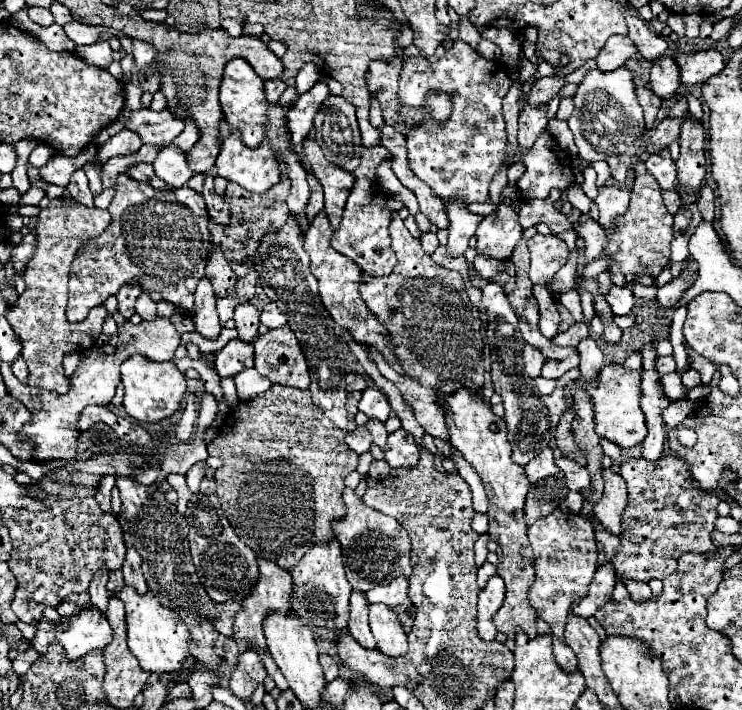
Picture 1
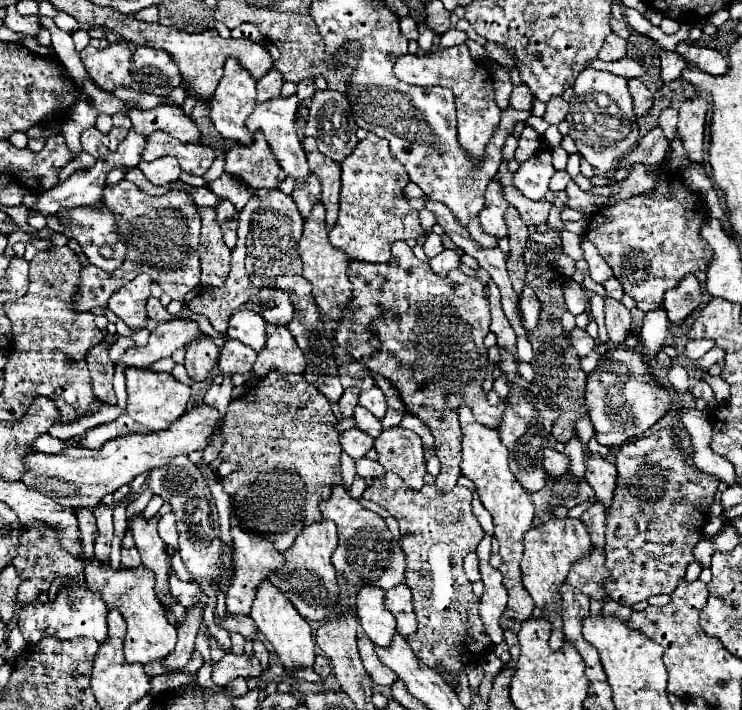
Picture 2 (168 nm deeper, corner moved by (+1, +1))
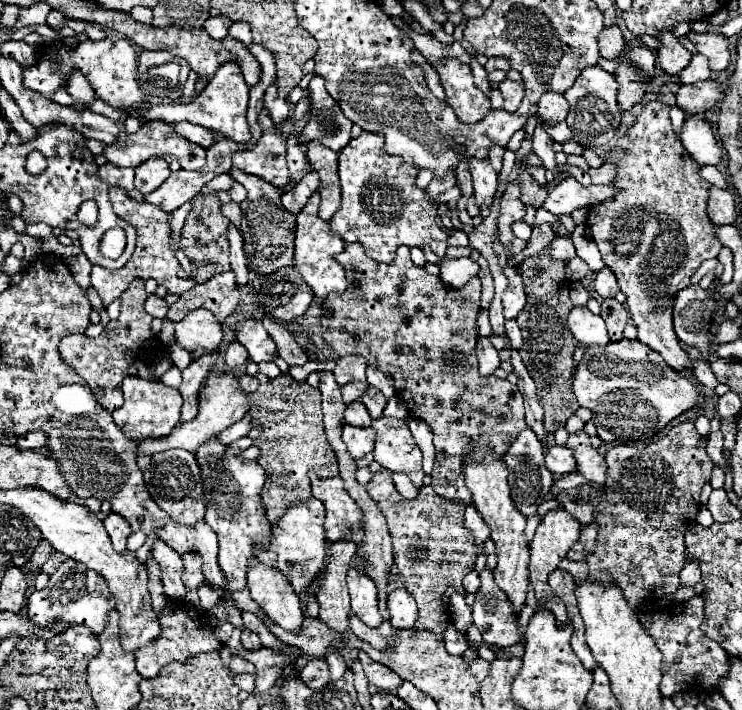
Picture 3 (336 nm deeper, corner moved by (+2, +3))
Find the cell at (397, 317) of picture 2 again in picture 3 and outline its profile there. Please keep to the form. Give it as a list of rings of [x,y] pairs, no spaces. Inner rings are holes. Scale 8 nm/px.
[[[359,244],[347,246],[337,262],[347,272],[347,290],[343,294],[331,294],[323,302],[323,338],[339,356],[359,354],[367,360],[369,368],[389,374],[395,382],[397,396],[407,404],[411,416],[429,424],[437,450],[433,468],[433,490],[441,498],[457,498],[465,504],[471,500],[471,492],[463,480],[461,458],[471,452],[473,446],[491,446],[497,456],[503,456],[511,440],[527,426],[523,414],[523,396],[519,388],[507,380],[481,378],[477,372],[477,314],[481,302],[481,282],[473,276],[463,288],[449,288],[439,276],[427,274],[415,266],[409,248],[397,248],[391,264],[375,260],[363,260],[363,248]]]

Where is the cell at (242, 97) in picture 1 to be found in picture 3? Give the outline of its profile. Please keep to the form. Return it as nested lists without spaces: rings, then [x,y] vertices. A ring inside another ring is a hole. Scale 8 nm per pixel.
[[[225,62],[215,76],[209,80],[205,90],[193,100],[193,104],[147,104],[147,112],[125,112],[127,116],[135,116],[141,122],[145,120],[163,120],[163,122],[181,122],[189,120],[191,124],[199,124],[209,130],[217,130],[223,136],[235,142],[249,142],[251,132],[247,126],[247,100],[249,100],[249,86],[243,80],[241,68],[235,62]]]

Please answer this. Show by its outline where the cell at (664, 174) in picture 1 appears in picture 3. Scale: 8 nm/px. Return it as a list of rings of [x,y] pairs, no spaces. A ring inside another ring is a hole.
[[[573,176],[561,180],[547,196],[543,208],[561,216],[571,214],[577,208],[589,208],[603,200],[609,200],[617,192],[617,186],[603,184],[603,186],[581,186]]]

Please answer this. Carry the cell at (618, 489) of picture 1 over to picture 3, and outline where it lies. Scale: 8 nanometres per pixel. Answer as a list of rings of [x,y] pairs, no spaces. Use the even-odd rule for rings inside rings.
[[[579,432],[575,436],[569,436],[567,448],[571,448],[575,460],[577,460],[577,472],[583,474],[587,480],[605,486],[605,458],[591,446],[589,436],[585,432]]]

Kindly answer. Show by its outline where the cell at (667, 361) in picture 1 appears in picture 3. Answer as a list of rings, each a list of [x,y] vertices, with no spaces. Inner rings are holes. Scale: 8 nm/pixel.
[[[661,102],[645,104],[643,112],[637,116],[633,128],[625,134],[625,138],[605,154],[607,162],[615,162],[619,166],[617,178],[613,180],[619,188],[613,200],[597,204],[589,210],[587,226],[593,242],[597,244],[603,262],[613,270],[619,280],[621,292],[627,296],[627,310],[637,326],[639,340],[659,352],[663,360],[675,368],[683,370],[689,368],[691,362],[681,348],[675,330],[673,330],[673,296],[677,290],[691,284],[691,276],[707,258],[717,258],[721,244],[713,236],[713,224],[707,216],[707,196],[711,184],[701,180],[697,174],[699,164],[687,154],[687,150],[677,140],[671,120],[669,120],[669,106]]]

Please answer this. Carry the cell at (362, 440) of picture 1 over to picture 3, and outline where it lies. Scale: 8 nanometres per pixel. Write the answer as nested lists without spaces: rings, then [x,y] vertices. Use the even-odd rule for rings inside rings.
[[[349,424],[343,426],[343,442],[353,460],[363,458],[367,452],[373,450],[375,444],[375,430],[373,428],[353,428]]]

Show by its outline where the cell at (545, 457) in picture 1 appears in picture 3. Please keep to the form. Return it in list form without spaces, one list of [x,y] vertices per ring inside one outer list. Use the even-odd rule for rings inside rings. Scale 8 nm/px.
[[[551,446],[545,454],[545,466],[557,476],[571,474],[577,470],[575,458],[567,446]]]

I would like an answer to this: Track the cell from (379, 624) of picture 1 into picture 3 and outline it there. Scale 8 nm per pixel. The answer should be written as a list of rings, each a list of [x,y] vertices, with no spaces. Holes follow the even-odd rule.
[[[351,568],[347,572],[347,584],[353,614],[359,616],[369,628],[377,628],[383,622],[383,616],[379,612],[379,590],[375,588],[375,582],[369,576]]]

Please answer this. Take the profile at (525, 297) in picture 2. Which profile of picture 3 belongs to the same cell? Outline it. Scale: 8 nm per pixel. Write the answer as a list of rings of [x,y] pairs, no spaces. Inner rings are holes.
[[[505,266],[505,274],[509,278],[509,286],[503,292],[503,314],[505,318],[517,318],[517,314],[525,308],[525,288],[521,276],[515,272],[515,268]]]

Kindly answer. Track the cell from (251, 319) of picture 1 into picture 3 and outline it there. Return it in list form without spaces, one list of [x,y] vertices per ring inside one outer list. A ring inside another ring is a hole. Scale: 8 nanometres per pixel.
[[[247,318],[237,322],[235,326],[235,338],[247,348],[249,358],[253,362],[269,362],[275,360],[275,342],[263,328],[259,318]]]

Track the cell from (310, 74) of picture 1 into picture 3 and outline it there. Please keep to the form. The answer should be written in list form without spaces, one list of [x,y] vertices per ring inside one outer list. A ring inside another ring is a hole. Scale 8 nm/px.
[[[269,86],[267,92],[265,92],[263,110],[269,112],[269,116],[271,116],[271,120],[273,120],[273,124],[277,128],[289,118],[289,104],[287,104],[287,100],[277,96],[277,88],[275,86]]]

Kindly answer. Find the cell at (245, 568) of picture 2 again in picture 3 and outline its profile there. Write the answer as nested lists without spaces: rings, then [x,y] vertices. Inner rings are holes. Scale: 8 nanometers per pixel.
[[[217,438],[207,440],[197,452],[205,486],[205,522],[219,536],[219,566],[227,580],[227,590],[237,592],[247,586],[247,562],[255,556],[255,548],[271,544],[271,524],[267,524],[259,492],[265,482],[265,470],[257,462],[243,462],[239,456],[223,458],[225,446]]]

